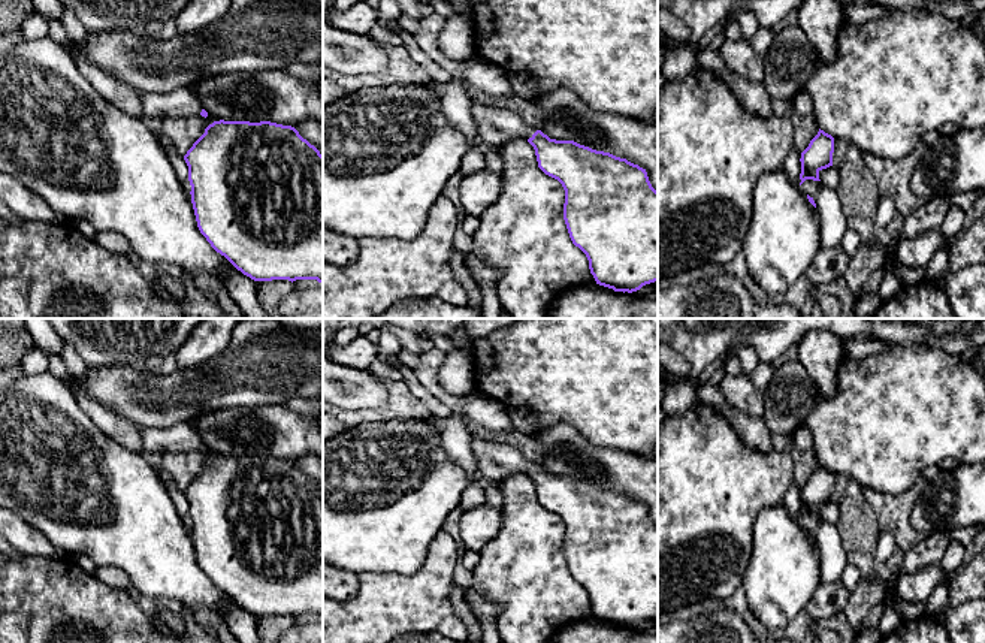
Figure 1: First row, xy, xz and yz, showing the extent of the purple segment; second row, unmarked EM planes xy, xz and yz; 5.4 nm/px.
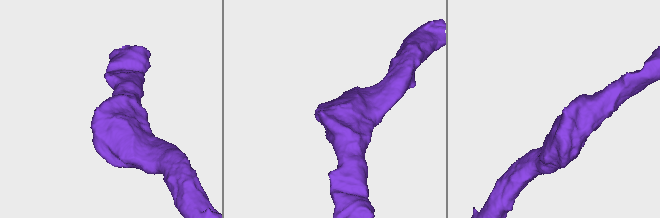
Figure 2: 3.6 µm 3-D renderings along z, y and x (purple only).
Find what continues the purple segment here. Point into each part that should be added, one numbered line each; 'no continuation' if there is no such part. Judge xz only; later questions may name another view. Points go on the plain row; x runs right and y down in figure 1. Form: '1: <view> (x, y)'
1: xz (495, 461)

